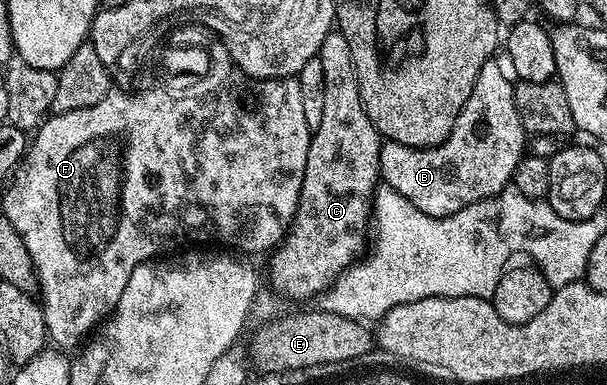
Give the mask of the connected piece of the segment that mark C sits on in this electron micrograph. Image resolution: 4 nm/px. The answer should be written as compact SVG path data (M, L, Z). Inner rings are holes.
M338 31L325 35L325 43L321 43L318 57L325 75L325 108L321 115L321 127L317 127L311 134L309 159L305 159L305 179L301 183L299 206L286 237L272 254L274 257L271 263L272 287L281 296L292 297L295 301L303 301L314 293L326 293L338 282L339 276L345 270L364 256L369 245L369 226L373 221L373 198L381 181L379 160L383 141L363 106L359 94L361 74L355 70L353 51L349 51L349 39L345 39L345 35Z

